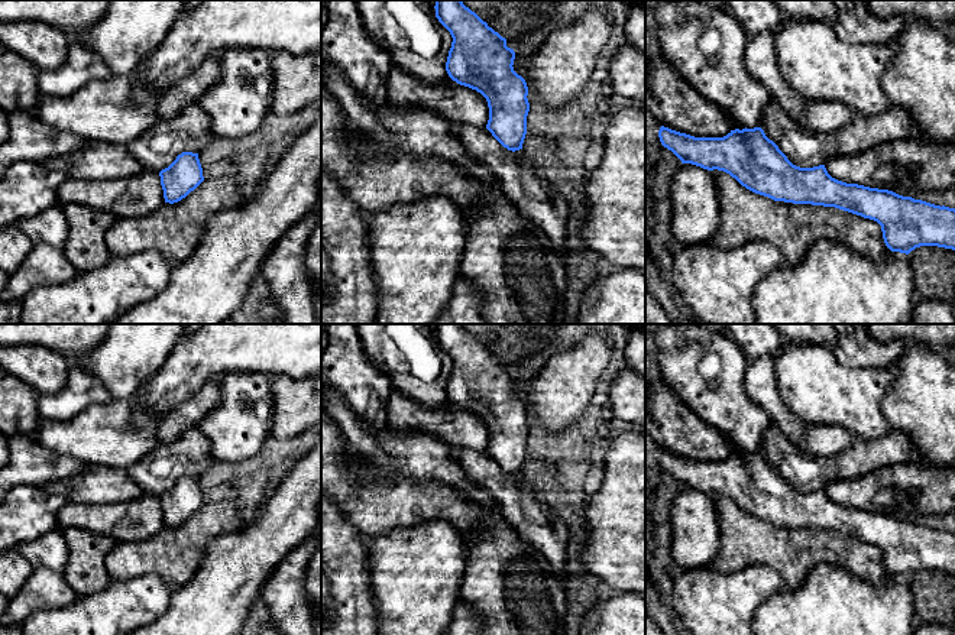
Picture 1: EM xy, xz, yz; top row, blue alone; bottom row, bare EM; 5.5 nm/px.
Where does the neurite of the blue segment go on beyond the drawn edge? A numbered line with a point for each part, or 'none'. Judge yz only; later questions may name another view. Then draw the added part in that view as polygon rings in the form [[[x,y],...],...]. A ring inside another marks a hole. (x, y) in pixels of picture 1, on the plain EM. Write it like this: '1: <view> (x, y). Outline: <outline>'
none

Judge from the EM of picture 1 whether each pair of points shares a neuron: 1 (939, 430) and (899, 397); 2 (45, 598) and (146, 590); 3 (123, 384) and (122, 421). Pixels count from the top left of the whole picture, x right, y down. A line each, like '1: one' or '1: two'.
1: one
2: one
3: two

